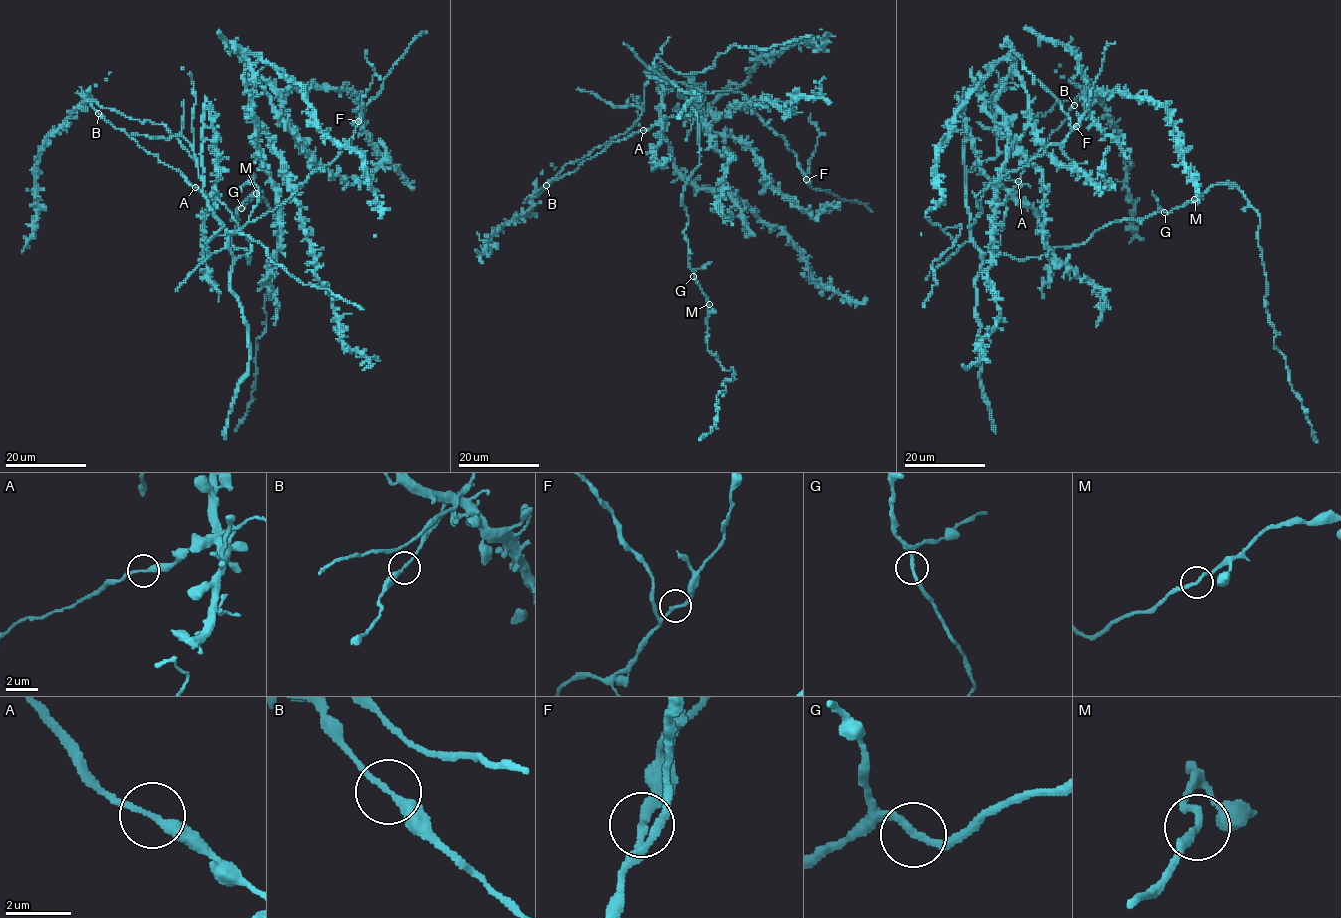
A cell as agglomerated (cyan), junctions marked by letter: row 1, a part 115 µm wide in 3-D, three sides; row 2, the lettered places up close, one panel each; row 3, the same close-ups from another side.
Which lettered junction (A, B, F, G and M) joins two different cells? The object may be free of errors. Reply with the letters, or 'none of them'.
none of them

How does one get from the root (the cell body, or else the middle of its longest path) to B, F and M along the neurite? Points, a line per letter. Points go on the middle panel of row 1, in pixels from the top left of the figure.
B: (689, 86), (682, 82), (648, 77), (639, 119), (627, 132), (566, 164), (551, 183), (533, 196), (546, 185)
F: (689, 86), (708, 93), (739, 92), (759, 118), (785, 139), (806, 179)
M: (689, 86), (675, 84), (699, 125), (700, 165), (682, 192), (685, 234), (688, 265), (709, 304)

